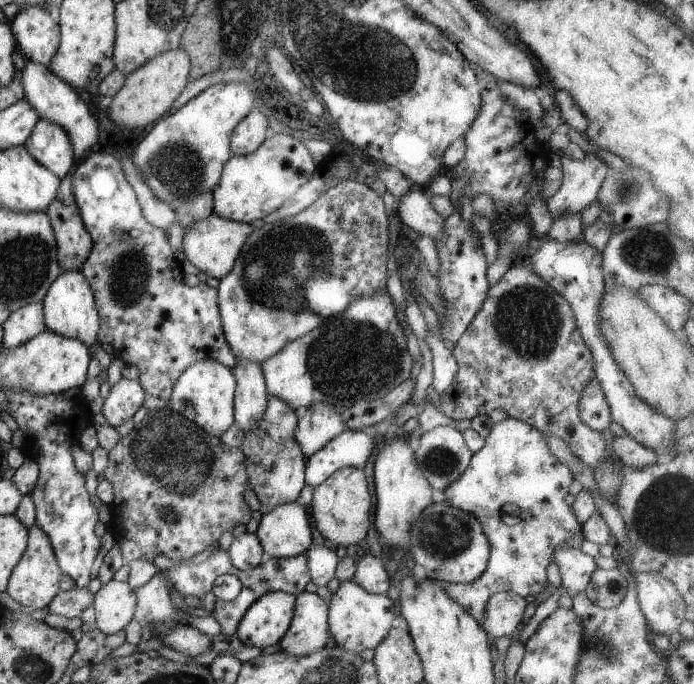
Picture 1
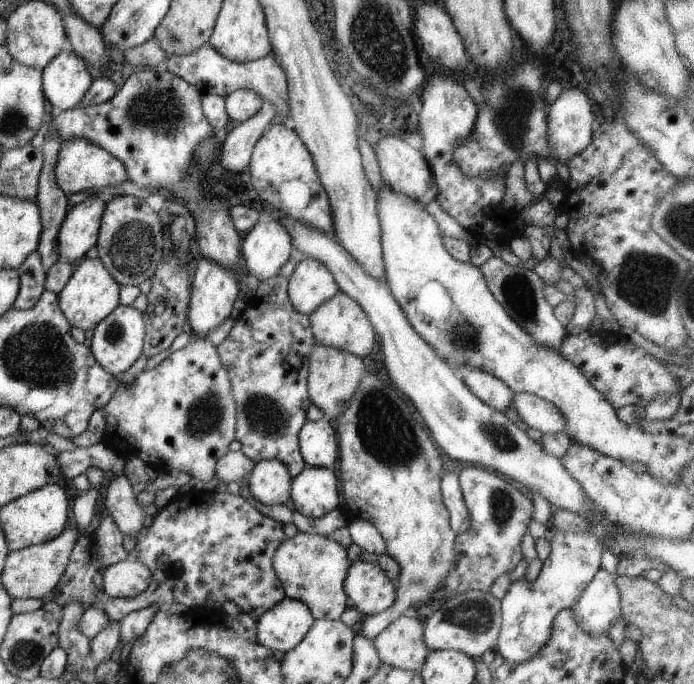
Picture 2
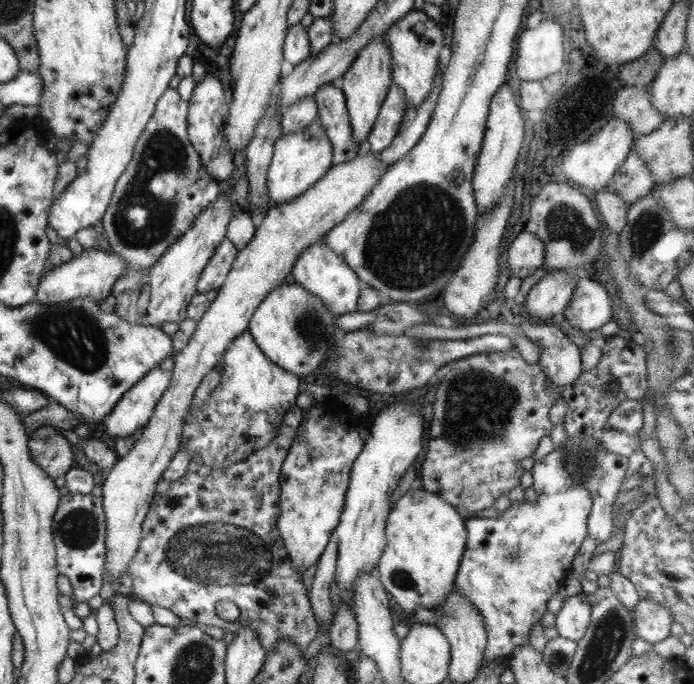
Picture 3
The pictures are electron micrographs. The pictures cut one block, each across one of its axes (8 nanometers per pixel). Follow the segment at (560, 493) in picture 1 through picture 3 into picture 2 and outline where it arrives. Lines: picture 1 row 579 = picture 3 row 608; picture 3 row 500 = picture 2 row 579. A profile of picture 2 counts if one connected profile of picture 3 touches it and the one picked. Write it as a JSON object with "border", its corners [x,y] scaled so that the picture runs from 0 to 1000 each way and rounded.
{"border":[[[794,775],[793,808],[769,848],[735,849],[720,877],[722,909],[713,950],[726,966],[742,971],[765,962],[791,933],[795,909],[808,890],[823,887],[863,830],[863,814],[870,795],[847,775],[816,779]]]}

